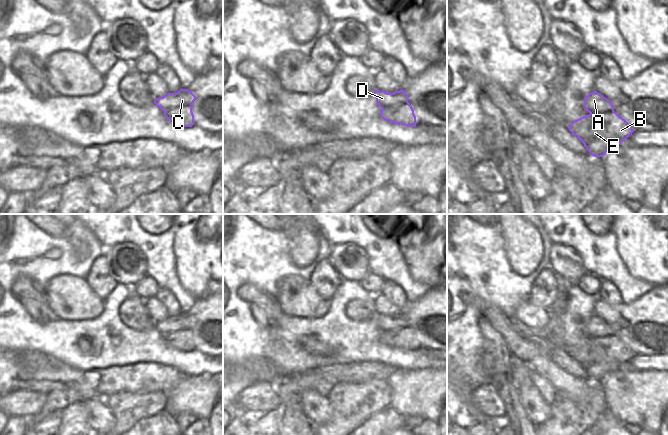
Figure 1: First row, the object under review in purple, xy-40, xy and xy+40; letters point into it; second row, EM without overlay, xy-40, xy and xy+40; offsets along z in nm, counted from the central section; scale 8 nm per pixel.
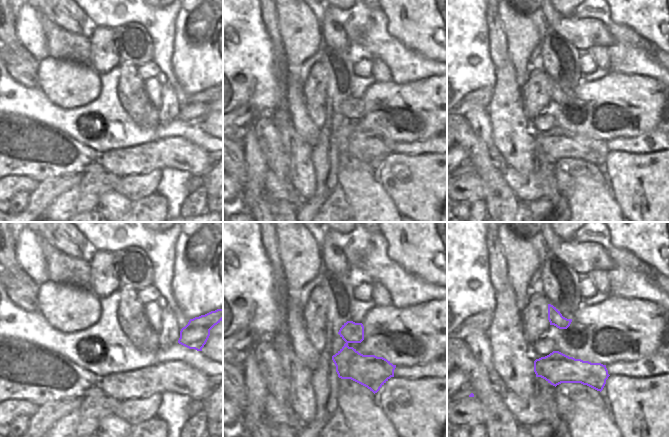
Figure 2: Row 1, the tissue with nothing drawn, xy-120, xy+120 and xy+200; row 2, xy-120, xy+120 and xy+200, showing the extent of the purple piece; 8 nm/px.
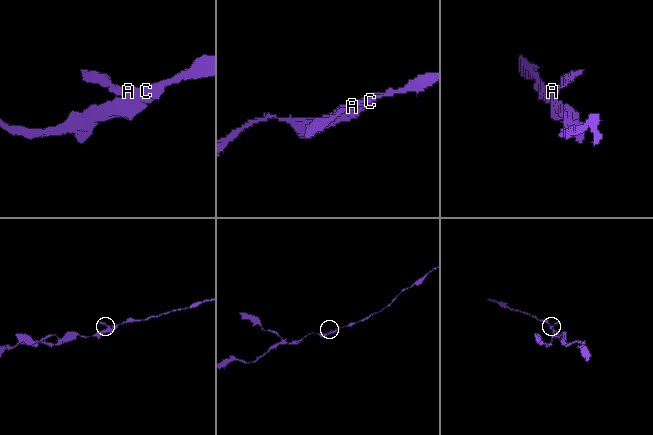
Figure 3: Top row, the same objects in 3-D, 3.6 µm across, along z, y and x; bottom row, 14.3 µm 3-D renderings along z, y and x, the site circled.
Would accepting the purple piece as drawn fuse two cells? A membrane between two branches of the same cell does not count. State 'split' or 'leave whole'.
split

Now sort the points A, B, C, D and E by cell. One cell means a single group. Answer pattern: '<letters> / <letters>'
A C D / B E

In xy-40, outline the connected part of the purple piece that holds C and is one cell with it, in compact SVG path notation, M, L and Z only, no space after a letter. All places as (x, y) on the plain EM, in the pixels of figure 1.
M181 312L175 317L167 317L163 321L154 323L154 327L163 335L171 333L179 350L192 351L194 349L192 328L195 324L196 320L191 315Z

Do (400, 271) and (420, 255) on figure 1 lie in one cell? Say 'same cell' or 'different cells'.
different cells

